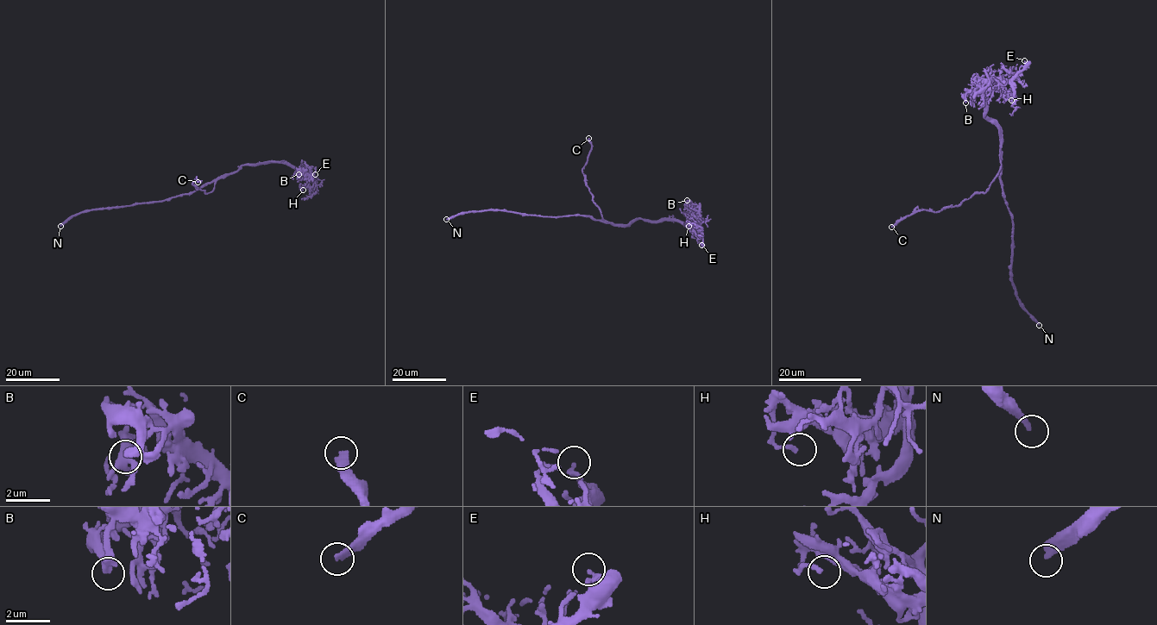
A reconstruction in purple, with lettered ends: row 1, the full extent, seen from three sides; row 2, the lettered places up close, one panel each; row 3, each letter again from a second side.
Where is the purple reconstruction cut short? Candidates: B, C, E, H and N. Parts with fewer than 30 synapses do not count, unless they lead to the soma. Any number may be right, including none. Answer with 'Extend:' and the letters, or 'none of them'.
Extend: C, N

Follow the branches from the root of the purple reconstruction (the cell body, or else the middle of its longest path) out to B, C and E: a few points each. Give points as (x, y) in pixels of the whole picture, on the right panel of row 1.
B: (1000, 178), (999, 130), (985, 116), (983, 109), (982, 84), (993, 82), (971, 87), (964, 96), (965, 103)
C: (1000, 178), (1001, 159), (998, 174), (985, 191), (940, 211), (916, 210), (891, 227)
E: (1000, 178), (999, 130), (984, 114), (982, 84), (1016, 76), (1019, 68), (1027, 64), (1024, 60)

